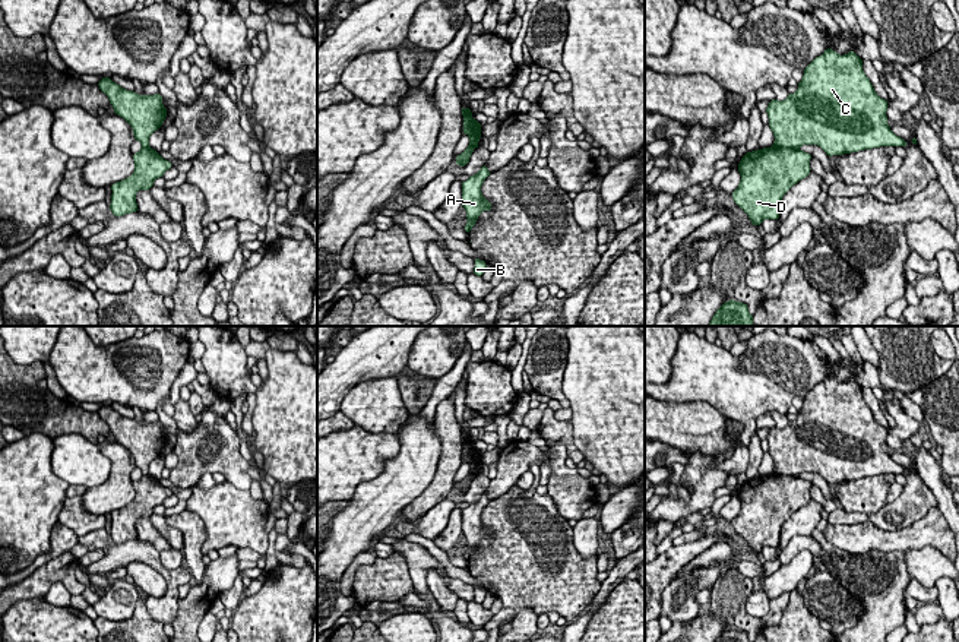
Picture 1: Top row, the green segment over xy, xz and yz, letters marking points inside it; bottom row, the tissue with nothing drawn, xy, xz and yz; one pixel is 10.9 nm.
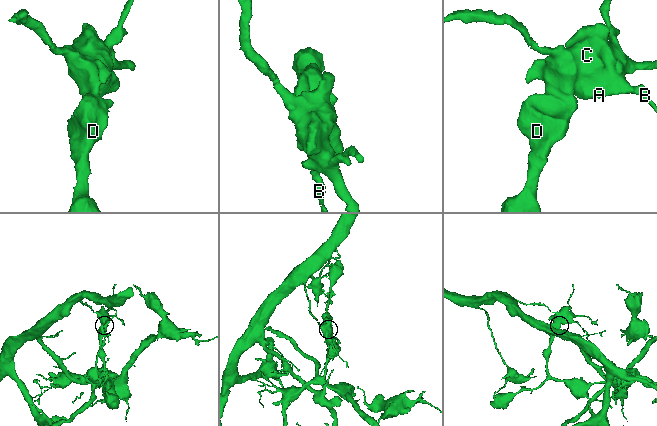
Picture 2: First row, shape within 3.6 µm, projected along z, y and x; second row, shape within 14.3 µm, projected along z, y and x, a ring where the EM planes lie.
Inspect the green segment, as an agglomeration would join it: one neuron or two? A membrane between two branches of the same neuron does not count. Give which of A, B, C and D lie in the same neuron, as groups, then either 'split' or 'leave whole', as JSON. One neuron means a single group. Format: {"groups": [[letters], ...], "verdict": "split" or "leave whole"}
{"groups": [["A", "B", "C"], ["D"]], "verdict": "split"}

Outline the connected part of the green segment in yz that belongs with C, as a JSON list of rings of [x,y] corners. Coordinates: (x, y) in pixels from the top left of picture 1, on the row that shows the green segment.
[[[832,48],[816,57],[806,69],[798,89],[785,101],[770,99],[766,108],[775,146],[795,148],[817,145],[827,156],[880,146],[906,146],[887,126],[887,101],[880,98],[864,75],[863,60],[849,51],[839,56]]]

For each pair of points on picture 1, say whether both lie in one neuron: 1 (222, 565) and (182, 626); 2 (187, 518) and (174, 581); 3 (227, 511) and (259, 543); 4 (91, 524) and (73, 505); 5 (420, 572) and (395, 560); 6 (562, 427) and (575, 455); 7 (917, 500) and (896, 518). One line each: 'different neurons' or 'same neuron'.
1: same neuron
2: different neurons
3: same neuron
4: same neuron
5: different neurons
6: same neuron
7: same neuron

